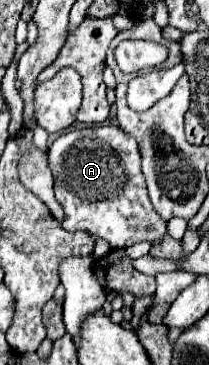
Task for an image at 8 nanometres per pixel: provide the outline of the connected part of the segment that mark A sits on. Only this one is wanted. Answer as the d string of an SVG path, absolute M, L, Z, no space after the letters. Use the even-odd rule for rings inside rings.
M95 125L63 133L49 147L49 169L55 177L55 197L63 205L65 219L63 229L67 231L91 231L103 237L111 247L129 247L139 241L149 241L159 245L167 233L167 223L155 213L145 187L145 177L141 171L141 155L137 141L115 125Z

